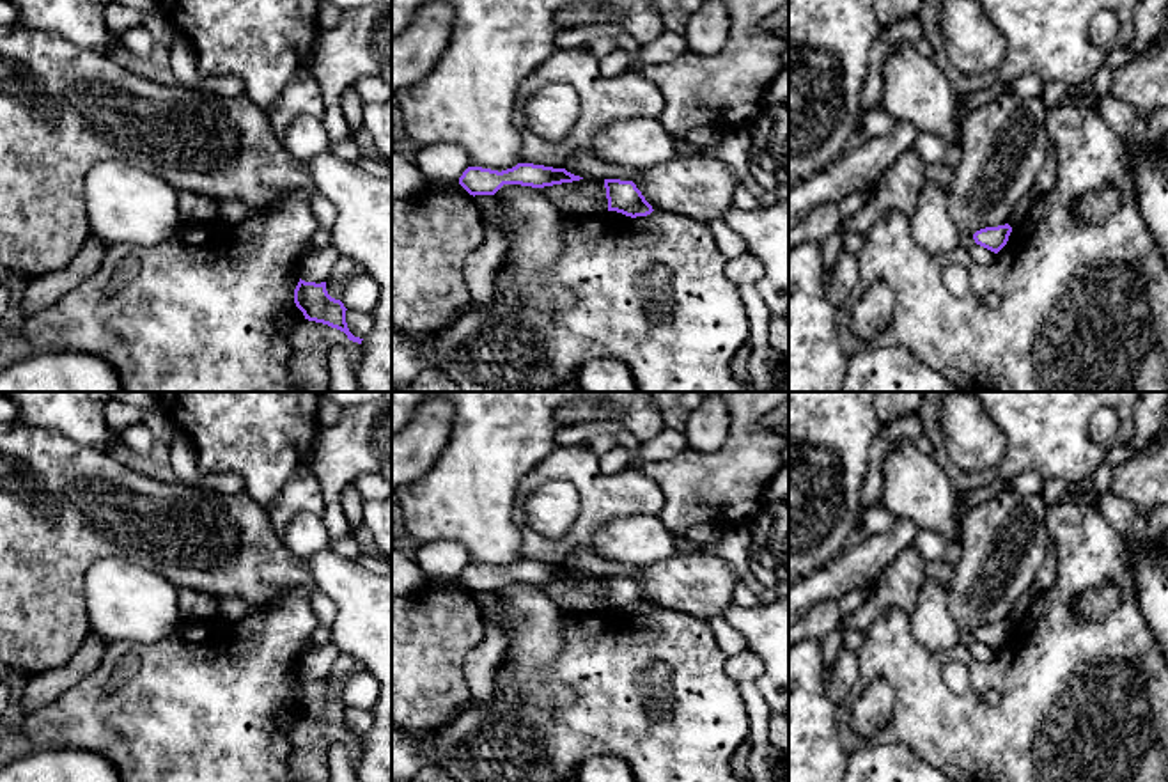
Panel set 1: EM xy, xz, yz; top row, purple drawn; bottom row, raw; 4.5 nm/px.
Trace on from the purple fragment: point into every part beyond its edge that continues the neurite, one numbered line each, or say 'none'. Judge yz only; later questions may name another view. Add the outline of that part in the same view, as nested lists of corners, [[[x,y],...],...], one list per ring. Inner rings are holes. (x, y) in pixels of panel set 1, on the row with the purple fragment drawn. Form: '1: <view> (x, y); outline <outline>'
none

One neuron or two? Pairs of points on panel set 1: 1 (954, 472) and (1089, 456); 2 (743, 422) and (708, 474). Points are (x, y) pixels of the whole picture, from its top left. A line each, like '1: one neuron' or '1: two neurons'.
1: one neuron
2: one neuron

